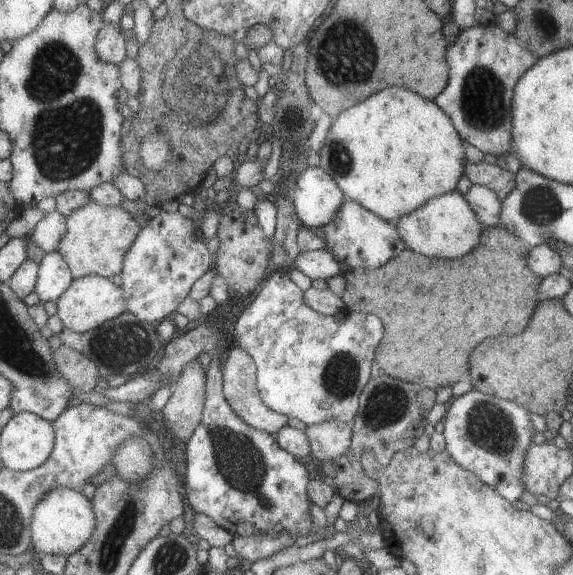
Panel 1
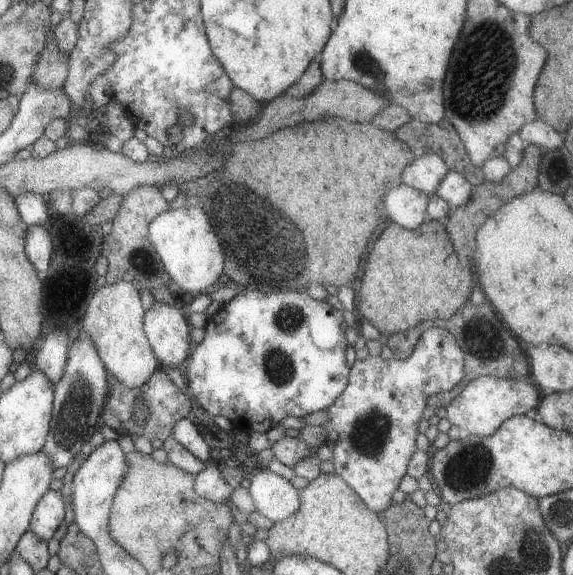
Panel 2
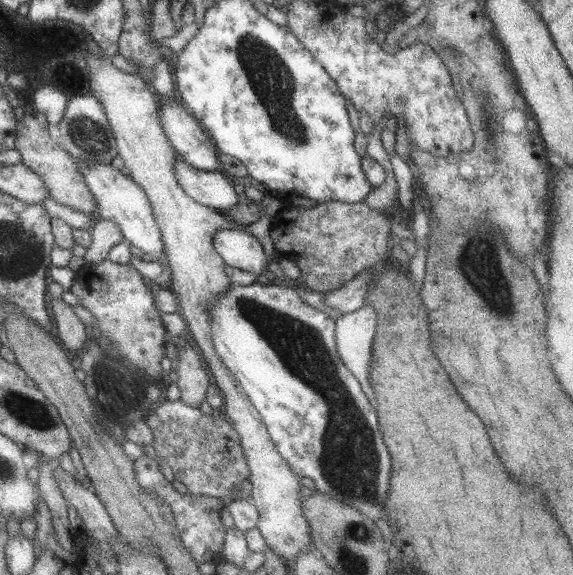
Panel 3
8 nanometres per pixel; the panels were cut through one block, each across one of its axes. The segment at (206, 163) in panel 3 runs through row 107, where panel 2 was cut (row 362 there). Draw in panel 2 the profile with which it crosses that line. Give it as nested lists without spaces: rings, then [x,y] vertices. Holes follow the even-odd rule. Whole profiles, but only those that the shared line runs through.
[[[155,302],[144,313],[142,330],[160,367],[183,367],[183,363],[193,348],[193,342],[189,335],[191,326],[186,319],[185,310],[182,308],[159,304],[159,302]]]

